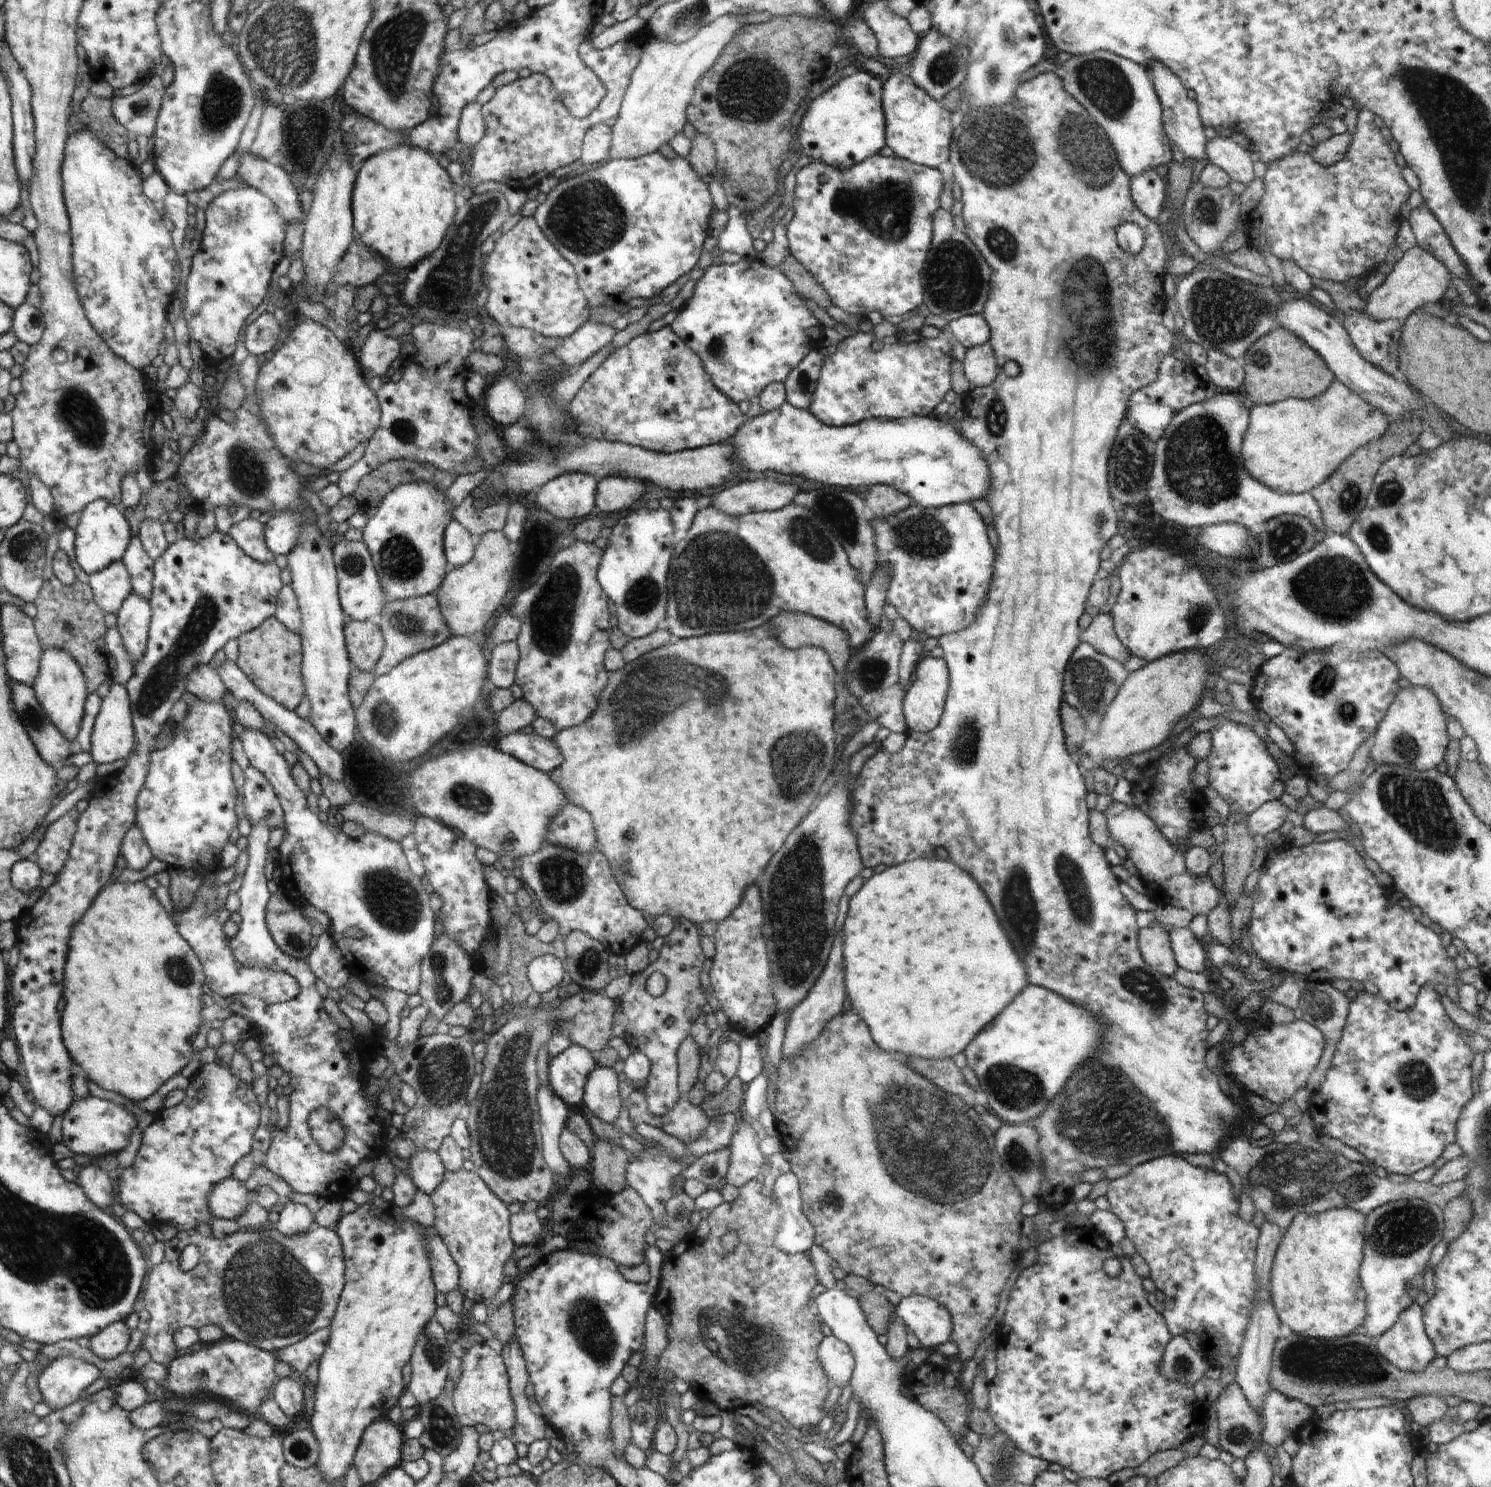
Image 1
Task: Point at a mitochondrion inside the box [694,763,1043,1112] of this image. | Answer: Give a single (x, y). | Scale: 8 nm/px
(798, 941)

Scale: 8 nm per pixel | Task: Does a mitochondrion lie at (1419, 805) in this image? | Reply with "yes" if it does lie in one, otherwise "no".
yes

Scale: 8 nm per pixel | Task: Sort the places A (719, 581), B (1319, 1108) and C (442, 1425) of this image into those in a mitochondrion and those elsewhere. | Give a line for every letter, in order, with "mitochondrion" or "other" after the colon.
A: mitochondrion
B: other
C: mitochondrion

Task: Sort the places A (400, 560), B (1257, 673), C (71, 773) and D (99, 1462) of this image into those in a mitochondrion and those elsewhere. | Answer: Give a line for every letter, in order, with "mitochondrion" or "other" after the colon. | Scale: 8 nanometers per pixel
A: mitochondrion
B: other
C: other
D: other

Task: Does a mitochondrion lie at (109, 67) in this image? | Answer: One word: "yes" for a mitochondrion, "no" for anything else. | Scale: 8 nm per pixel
no

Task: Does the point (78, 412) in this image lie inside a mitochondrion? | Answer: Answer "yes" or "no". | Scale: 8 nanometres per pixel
yes

